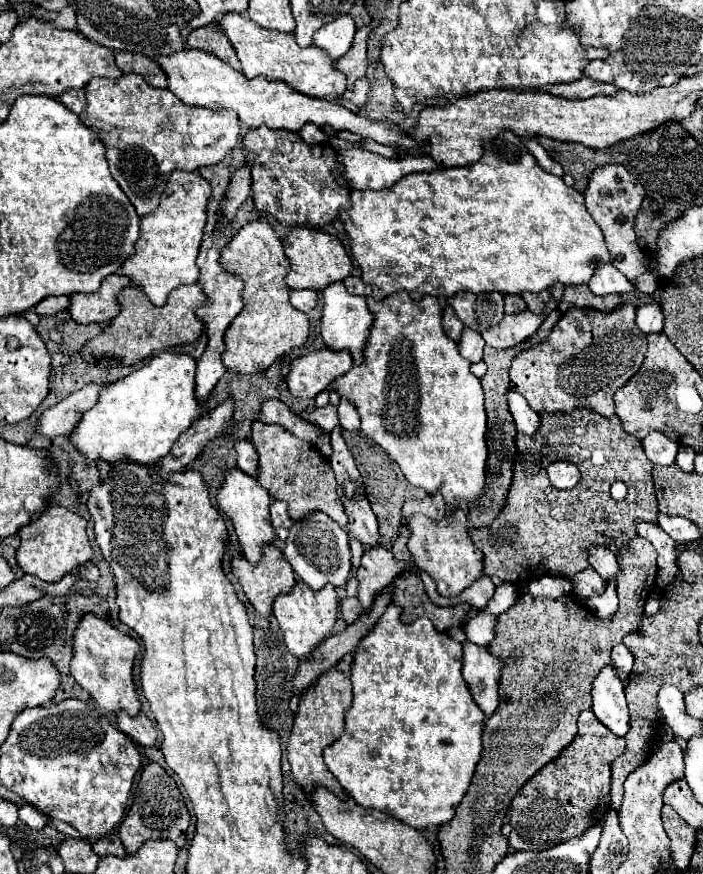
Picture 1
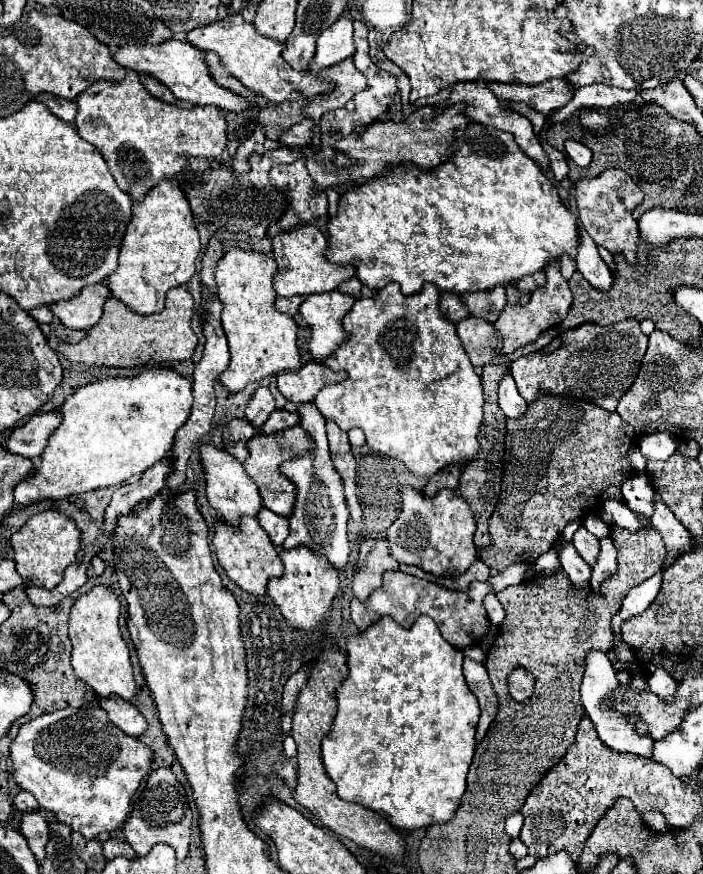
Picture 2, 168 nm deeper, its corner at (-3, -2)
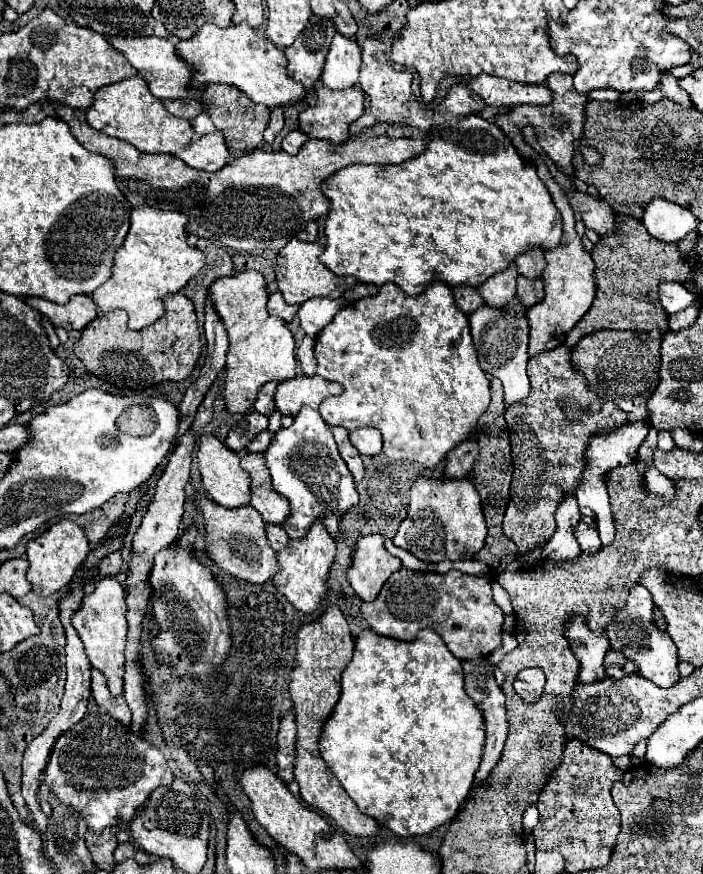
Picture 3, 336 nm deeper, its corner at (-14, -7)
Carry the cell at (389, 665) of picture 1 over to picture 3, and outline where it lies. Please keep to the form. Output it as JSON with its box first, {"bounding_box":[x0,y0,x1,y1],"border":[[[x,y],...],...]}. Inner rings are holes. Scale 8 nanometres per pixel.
{"bounding_box":[319,628,485,838],"border":[[[431,628],[421,630],[417,634],[417,638],[411,640],[411,642],[387,638],[387,636],[375,634],[373,630],[363,630],[357,636],[353,660],[343,670],[341,698],[339,698],[329,722],[325,722],[325,726],[323,726],[319,748],[321,748],[321,758],[325,760],[327,768],[341,782],[341,786],[345,788],[349,798],[359,806],[359,810],[363,814],[375,818],[379,824],[387,826],[397,836],[403,836],[403,838],[407,838],[407,836],[421,836],[421,834],[427,834],[427,832],[435,830],[437,826],[443,826],[443,824],[451,822],[451,818],[455,816],[459,806],[467,800],[467,796],[469,796],[469,792],[473,788],[475,772],[477,772],[477,768],[481,764],[481,754],[483,754],[483,748],[485,748],[485,724],[483,724],[485,720],[483,720],[483,710],[467,694],[463,682],[465,682],[465,676],[463,676],[461,660],[451,654],[451,650],[439,638],[439,634],[435,630],[431,630]]]}

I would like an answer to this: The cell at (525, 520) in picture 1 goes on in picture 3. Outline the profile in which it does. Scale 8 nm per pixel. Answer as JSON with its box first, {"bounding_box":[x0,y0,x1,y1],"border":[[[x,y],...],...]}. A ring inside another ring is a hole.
{"bounding_box":[503,346,629,556],"border":[[[567,346],[531,358],[527,374],[531,380],[527,402],[507,406],[505,410],[515,470],[511,500],[503,518],[503,534],[515,542],[519,556],[543,548],[555,532],[555,510],[563,498],[577,492],[587,466],[585,452],[591,438],[629,424],[621,408],[587,390],[583,376],[571,366],[571,350]]]}

